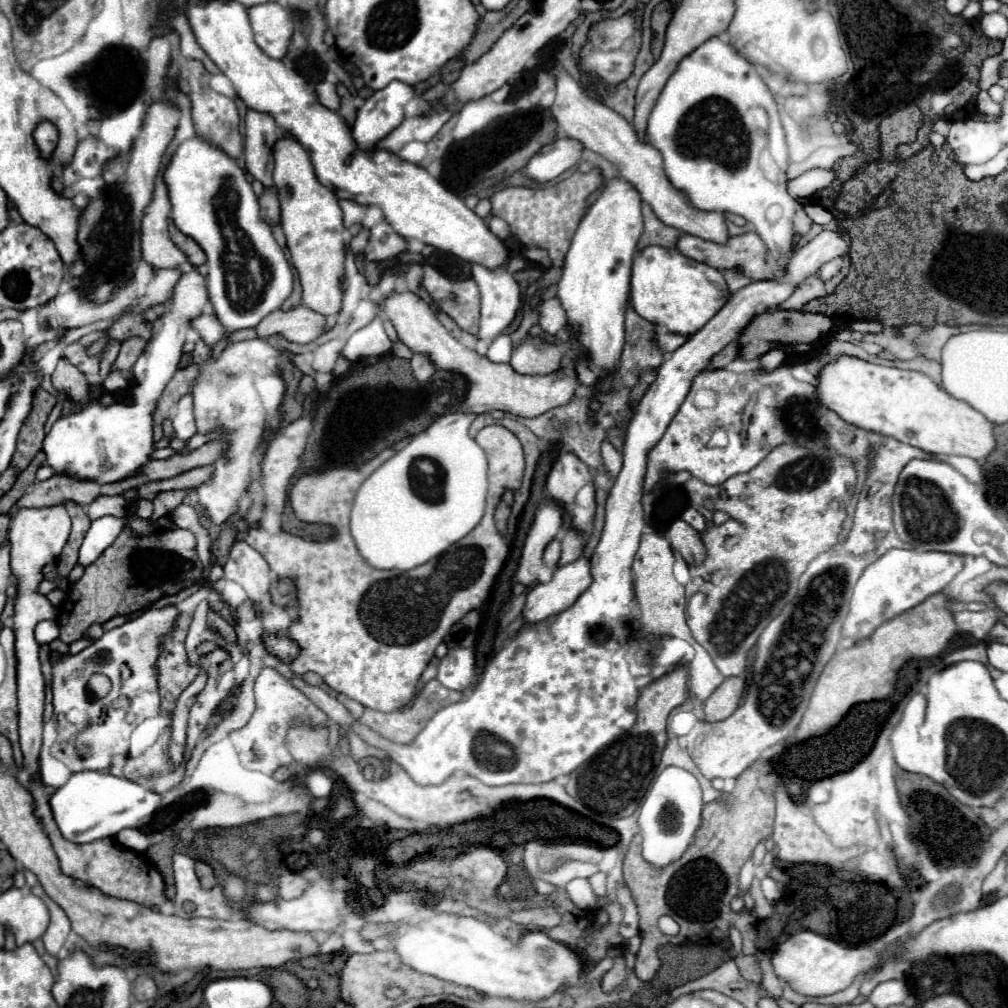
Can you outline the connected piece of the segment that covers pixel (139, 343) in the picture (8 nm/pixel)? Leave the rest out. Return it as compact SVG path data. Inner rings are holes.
M140 337L124 341L122 347L120 347L120 353L118 353L118 357L116 357L114 365L112 365L112 371L120 371L124 375L130 375L136 359L144 353L144 347L146 347L146 341L140 339Z

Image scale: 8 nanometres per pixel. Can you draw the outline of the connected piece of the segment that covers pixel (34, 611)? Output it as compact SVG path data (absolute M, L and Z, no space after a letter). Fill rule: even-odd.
M46 507L46 509L20 509L12 517L10 525L10 555L12 555L12 573L18 579L18 599L14 605L14 633L16 633L16 657L18 657L18 721L20 721L20 747L24 755L24 769L28 773L38 771L40 747L42 747L42 713L44 713L44 697L46 683L40 671L38 661L38 643L34 639L34 627L38 621L56 619L56 607L44 597L36 593L38 583L42 581L42 567L52 563L62 547L68 541L72 529L70 515L66 507Z

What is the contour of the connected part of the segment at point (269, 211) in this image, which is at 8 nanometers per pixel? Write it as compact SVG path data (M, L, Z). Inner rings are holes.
M266 189L260 197L262 217L266 223L278 223L280 221L280 205L278 205L278 193L276 189Z

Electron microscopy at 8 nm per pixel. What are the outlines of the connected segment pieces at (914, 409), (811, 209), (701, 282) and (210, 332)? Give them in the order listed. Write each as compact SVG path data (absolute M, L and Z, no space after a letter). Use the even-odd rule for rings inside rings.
M840 355L836 361L824 365L816 379L814 399L850 425L900 439L932 455L962 455L982 461L996 449L994 425L964 401L948 395L924 373Z
M806 205L804 211L806 211L806 215L808 215L814 223L818 223L818 225L826 225L826 223L830 223L830 221L834 219L832 213L826 211L826 209L822 209L820 205Z
M650 245L636 253L632 263L632 307L654 325L666 327L670 333L694 335L724 305L730 295L722 273L706 263L684 257L676 249Z
M198 315L190 321L190 327L200 335L200 339L206 343L206 345L216 345L218 341L222 341L226 337L226 329L224 325L220 323L220 319L216 315Z

